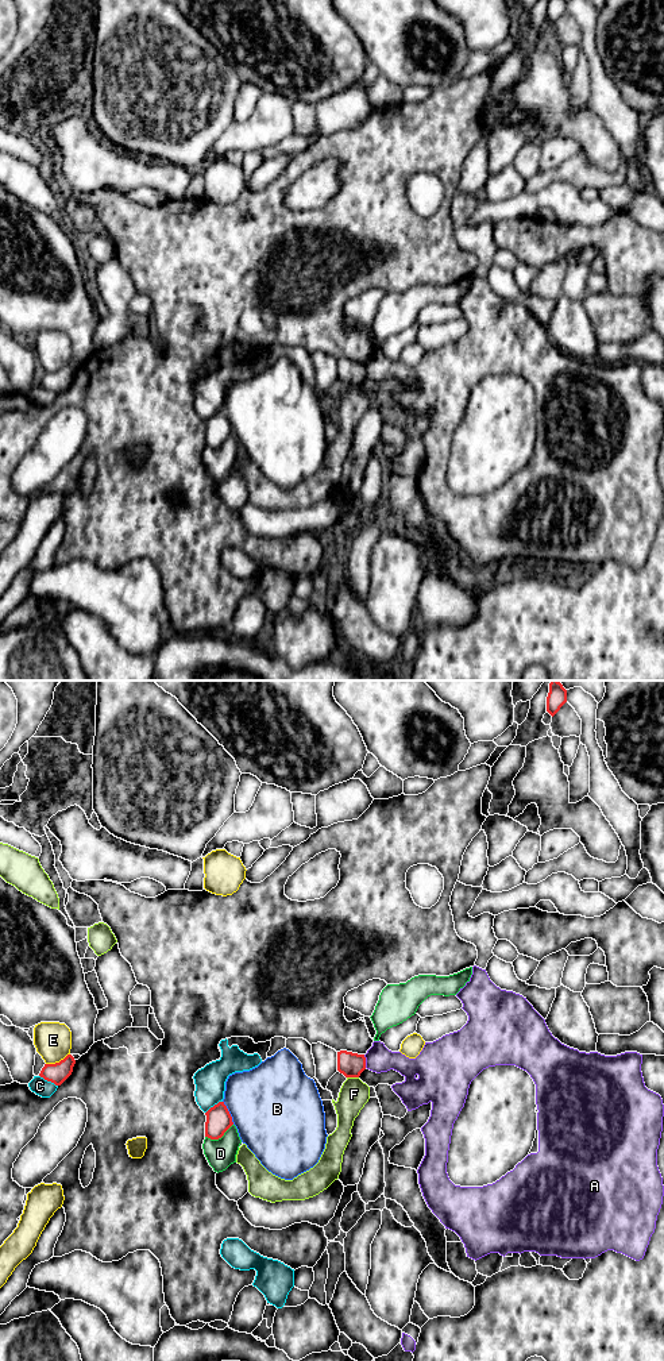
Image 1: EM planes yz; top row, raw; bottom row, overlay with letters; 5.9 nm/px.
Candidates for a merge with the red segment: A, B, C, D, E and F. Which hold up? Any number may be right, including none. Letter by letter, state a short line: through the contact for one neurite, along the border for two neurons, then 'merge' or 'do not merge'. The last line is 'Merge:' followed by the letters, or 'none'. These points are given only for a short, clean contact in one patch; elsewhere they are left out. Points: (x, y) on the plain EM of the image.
A: line yz (363, 363), (366, 376); do not merge
B: do not merge
C: do not merge
D: do not merge
E: do not merge
F: do not merge
Merge: none

